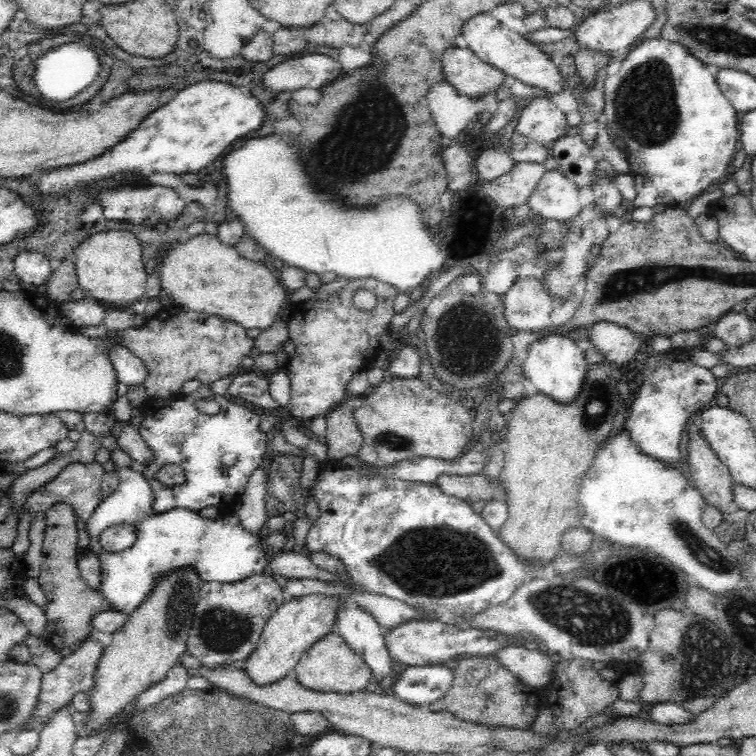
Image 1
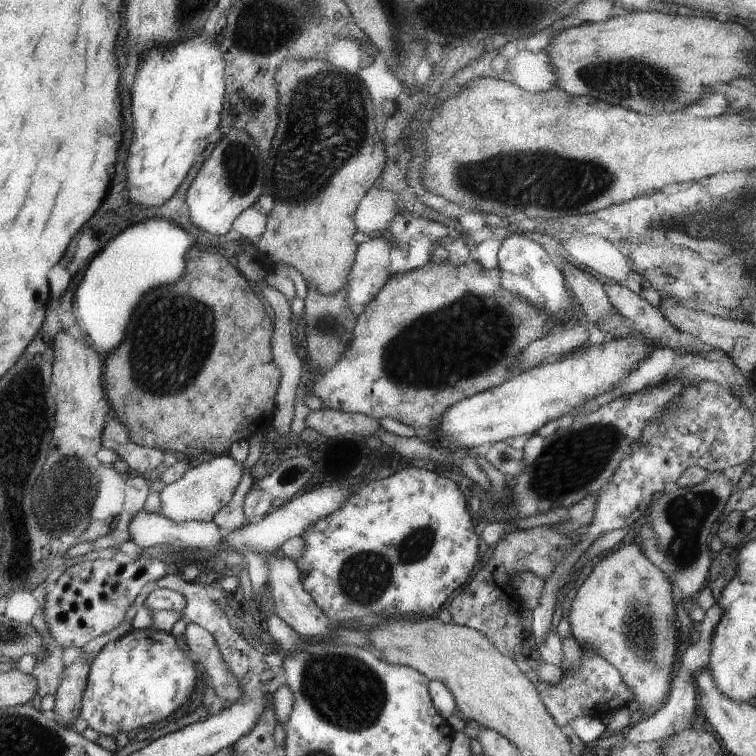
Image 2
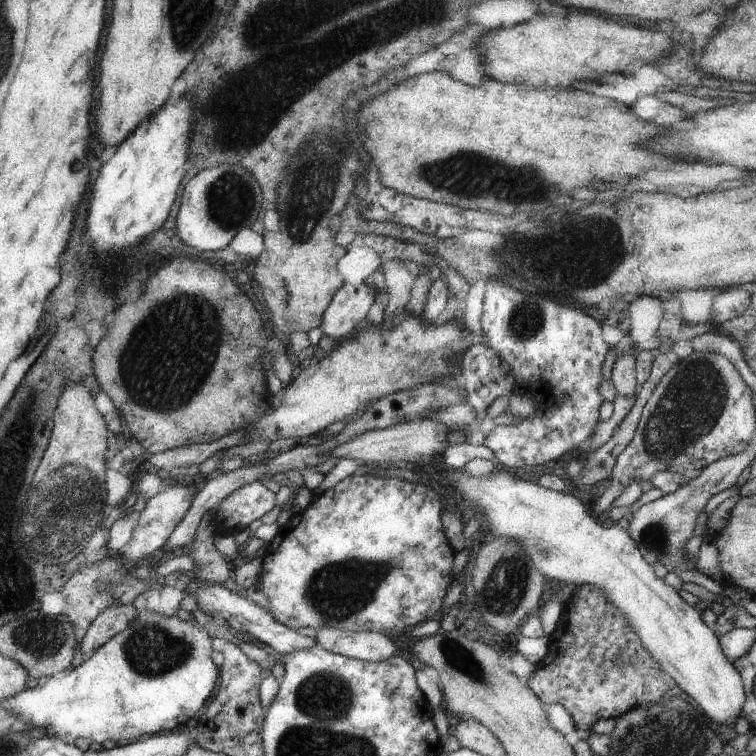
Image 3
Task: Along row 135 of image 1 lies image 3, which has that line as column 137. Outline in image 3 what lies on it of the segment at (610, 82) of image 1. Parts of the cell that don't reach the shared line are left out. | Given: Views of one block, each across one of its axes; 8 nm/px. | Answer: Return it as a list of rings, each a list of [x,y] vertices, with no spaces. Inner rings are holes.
[[[149,610],[137,611],[121,632],[83,658],[79,666],[52,676],[45,684],[32,690],[12,695],[5,699],[3,709],[33,729],[41,728],[45,731],[44,736],[53,736],[67,745],[77,738],[101,745],[105,740],[117,743],[120,739],[133,740],[162,730],[169,732],[195,716],[213,692],[219,674],[211,660],[213,648],[209,636],[202,627],[183,622],[176,614],[164,616]]]

